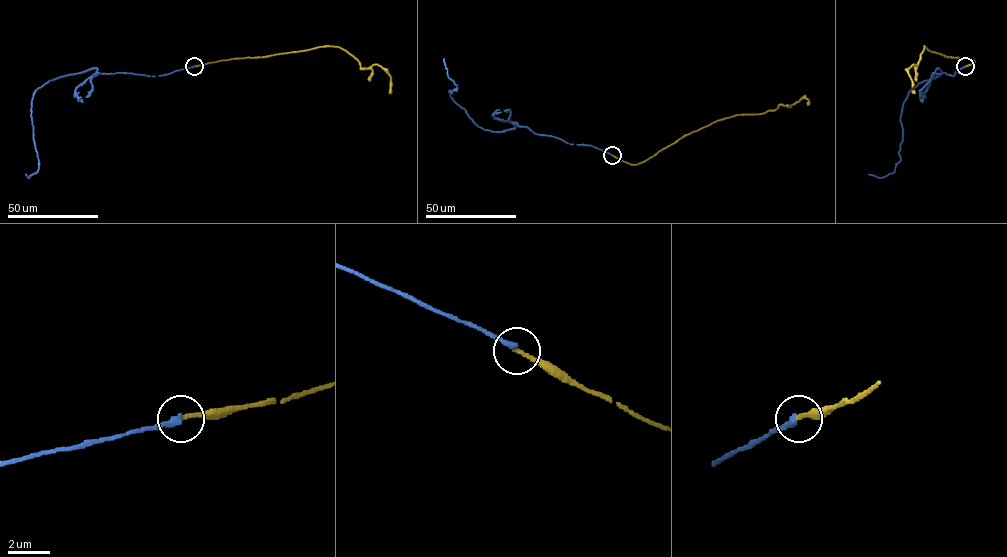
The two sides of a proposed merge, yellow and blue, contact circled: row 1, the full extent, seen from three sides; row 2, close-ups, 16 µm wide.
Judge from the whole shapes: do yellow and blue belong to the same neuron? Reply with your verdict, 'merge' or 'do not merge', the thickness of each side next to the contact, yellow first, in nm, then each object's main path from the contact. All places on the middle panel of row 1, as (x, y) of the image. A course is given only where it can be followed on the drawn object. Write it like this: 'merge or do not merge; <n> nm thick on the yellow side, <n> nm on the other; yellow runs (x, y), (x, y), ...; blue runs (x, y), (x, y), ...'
do not merge; 200 nm thick on the yellow side, 280 nm on the other; yellow runs (612, 155), (637, 164), (716, 121), (775, 110), (779, 105), (794, 104), (802, 98), (808, 100), (807, 105); blue runs (612, 155), (536, 134), (516, 123), (500, 132), (478, 127), (449, 93), (457, 86), (444, 58)

